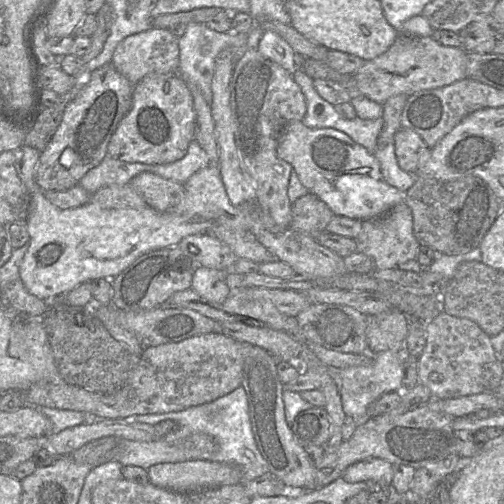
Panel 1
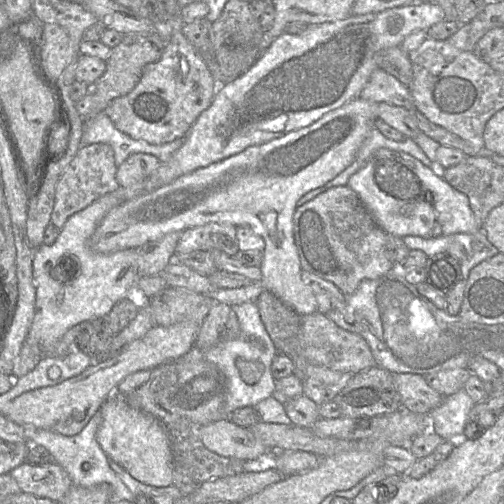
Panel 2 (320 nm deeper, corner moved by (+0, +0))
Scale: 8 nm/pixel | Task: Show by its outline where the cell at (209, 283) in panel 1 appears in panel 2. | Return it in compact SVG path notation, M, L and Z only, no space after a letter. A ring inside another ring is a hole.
M213 299L212 308L202 322L191 350L177 360L152 369L146 383L124 394L130 406L153 415L167 428L173 455L172 485L178 489L182 486L199 486L210 479L244 472L245 460L221 456L208 450L200 437L203 426L229 418L223 409L225 376L214 363L207 360L206 353L219 343L226 343L239 336L240 324L232 307Z

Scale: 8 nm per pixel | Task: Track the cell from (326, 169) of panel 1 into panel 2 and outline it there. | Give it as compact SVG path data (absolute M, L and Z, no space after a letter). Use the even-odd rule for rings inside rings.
M387 148L377 150L365 165L349 178L347 186L356 192L377 224L387 234L435 238L456 233L475 234L482 229L471 210L468 197L453 188L442 176L435 174L430 167L405 152Z

